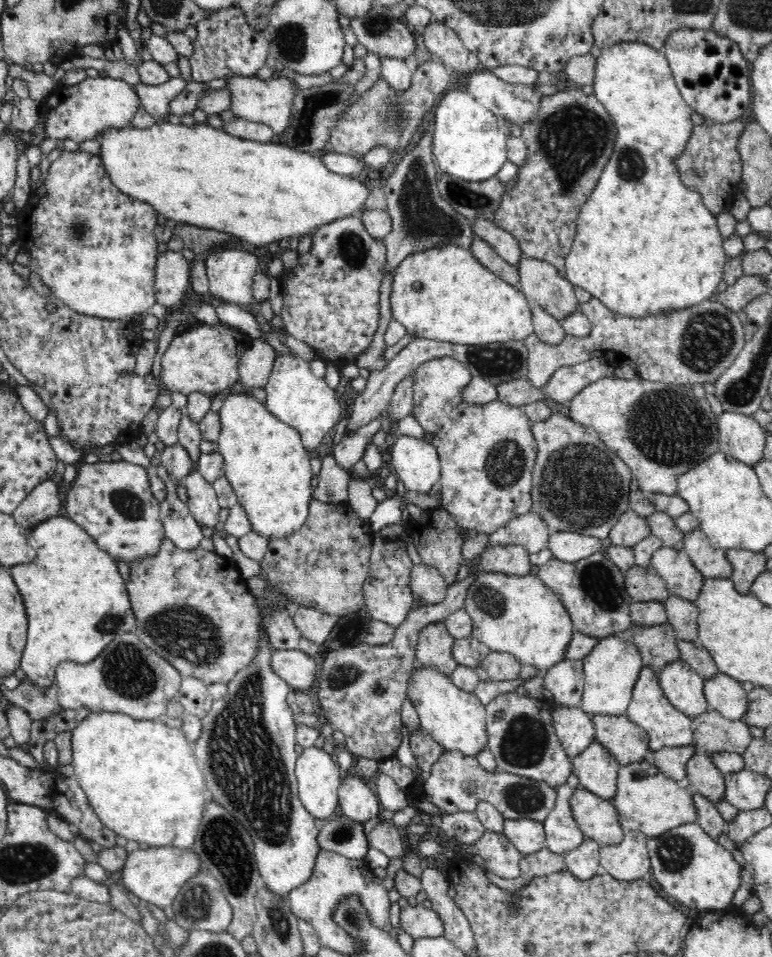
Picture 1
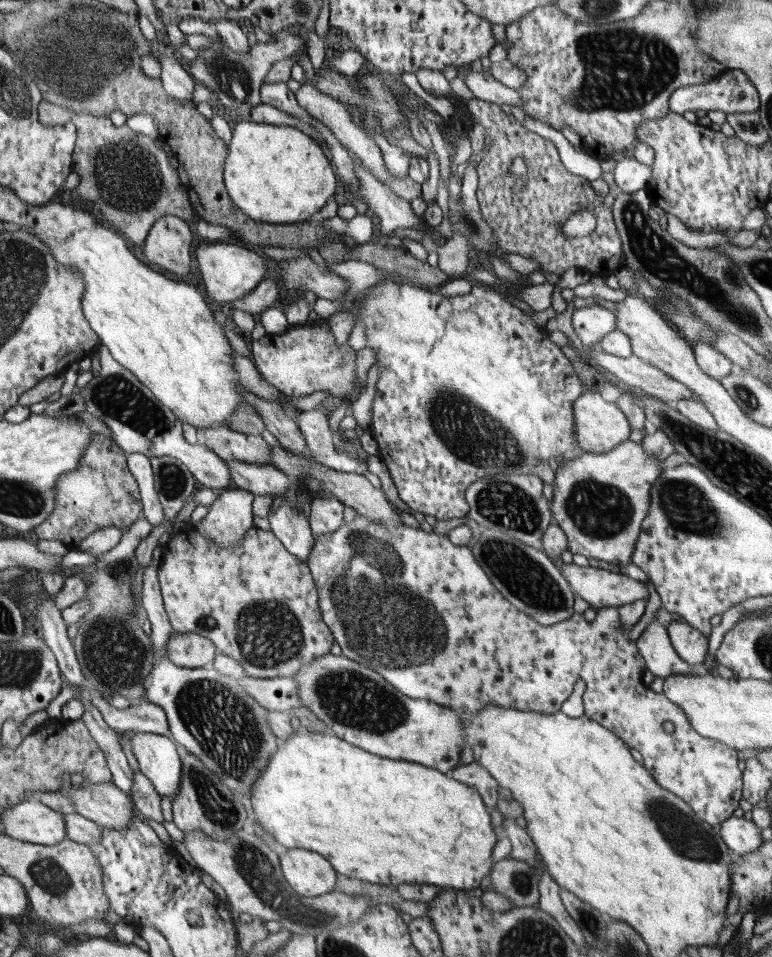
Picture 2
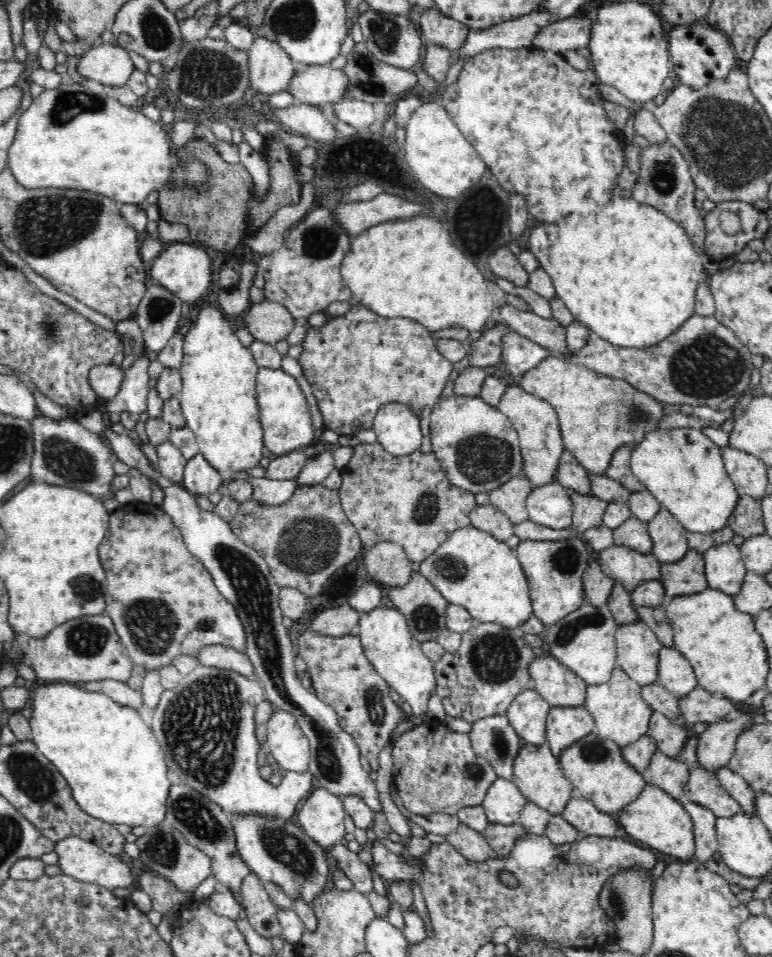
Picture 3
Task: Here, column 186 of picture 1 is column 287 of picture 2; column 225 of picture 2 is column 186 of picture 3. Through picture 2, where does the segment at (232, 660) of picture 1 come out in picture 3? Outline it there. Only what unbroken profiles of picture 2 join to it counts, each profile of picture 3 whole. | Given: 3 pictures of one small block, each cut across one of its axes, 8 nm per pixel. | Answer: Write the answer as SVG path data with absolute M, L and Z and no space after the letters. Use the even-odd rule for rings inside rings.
M140 502L120 506L110 514L106 538L98 548L108 578L108 596L114 598L108 600L106 614L112 616L118 636L132 662L142 666L142 670L160 672L160 668L172 666L174 658L184 654L198 656L198 652L206 646L232 646L240 652L246 650L246 628L240 620L240 614L216 590L214 578L210 576L208 568L186 548L182 532L174 526L172 518L162 508Z

